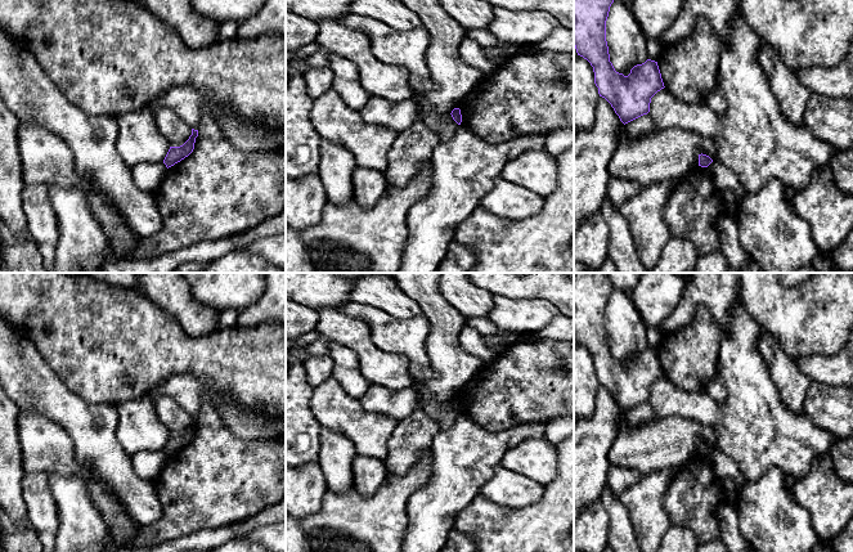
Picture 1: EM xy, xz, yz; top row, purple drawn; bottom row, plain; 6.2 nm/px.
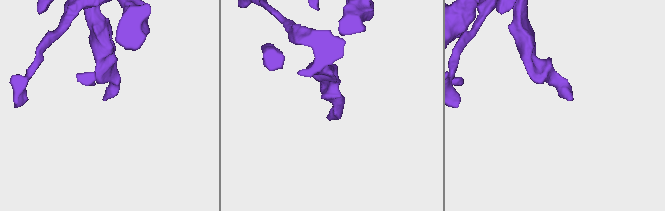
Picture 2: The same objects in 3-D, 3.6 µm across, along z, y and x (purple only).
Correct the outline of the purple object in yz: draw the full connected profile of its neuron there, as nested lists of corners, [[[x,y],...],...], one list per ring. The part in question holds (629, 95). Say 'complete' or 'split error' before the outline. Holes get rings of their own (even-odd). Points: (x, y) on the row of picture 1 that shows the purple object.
complete; [[[574,0],[574,46],[578,55],[587,59],[593,67],[594,84],[600,97],[605,98],[620,121],[625,125],[650,112],[651,98],[664,89],[657,62],[647,59],[630,69],[628,76],[615,71],[610,62],[606,41],[606,21],[614,0]]]

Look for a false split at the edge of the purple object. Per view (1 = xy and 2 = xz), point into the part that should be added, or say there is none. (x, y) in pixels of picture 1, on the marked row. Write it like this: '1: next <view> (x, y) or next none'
1: next none
2: next none

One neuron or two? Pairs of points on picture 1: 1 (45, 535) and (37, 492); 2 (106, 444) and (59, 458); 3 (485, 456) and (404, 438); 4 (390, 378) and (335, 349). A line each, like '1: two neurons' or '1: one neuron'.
1: one neuron
2: two neurons
3: two neurons
4: two neurons

